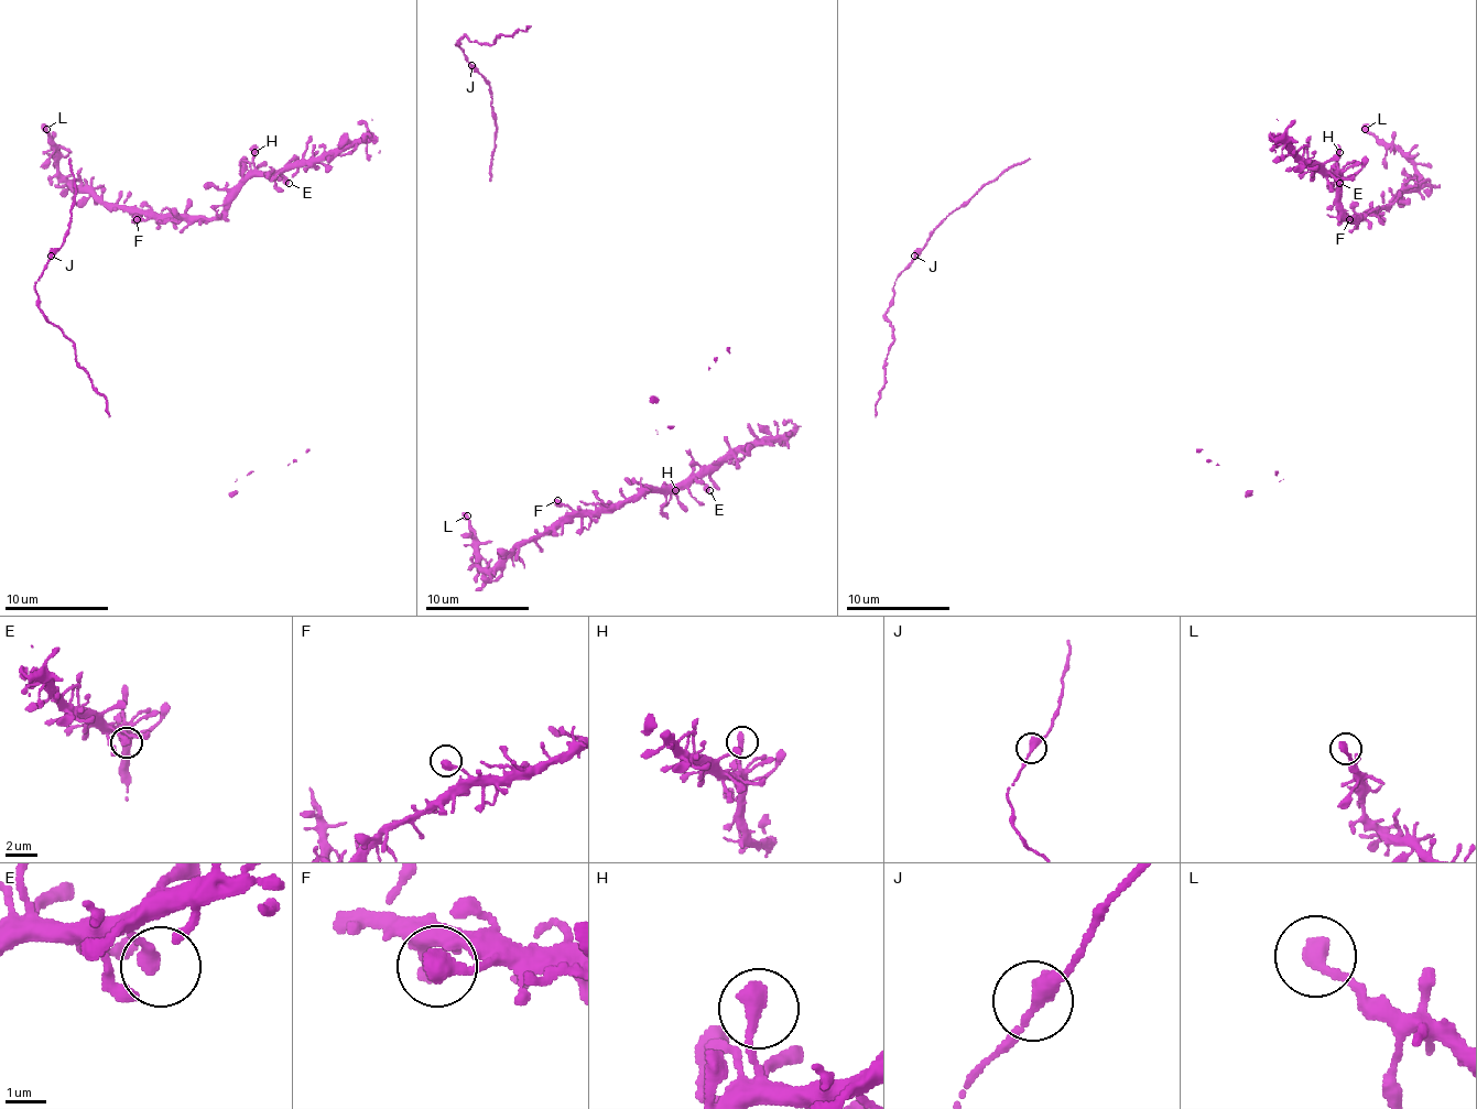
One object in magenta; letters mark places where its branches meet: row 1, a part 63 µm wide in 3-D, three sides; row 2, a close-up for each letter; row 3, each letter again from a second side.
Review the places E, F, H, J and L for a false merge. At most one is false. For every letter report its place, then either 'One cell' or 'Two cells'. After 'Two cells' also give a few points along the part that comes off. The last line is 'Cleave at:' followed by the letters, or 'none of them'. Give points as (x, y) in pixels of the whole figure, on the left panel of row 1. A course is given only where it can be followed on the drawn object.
E: Place: (289, 183). One cell
F: Place: (137, 219). One cell
H: Place: (254, 152). One cell
J: Place: (51, 256). One cell
L: Place: (46, 129). One cell
Cleave at: none of them

